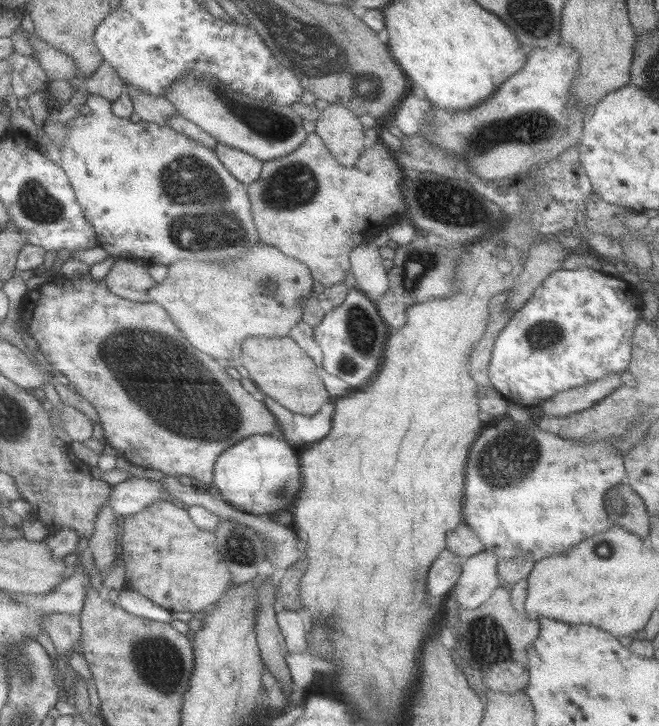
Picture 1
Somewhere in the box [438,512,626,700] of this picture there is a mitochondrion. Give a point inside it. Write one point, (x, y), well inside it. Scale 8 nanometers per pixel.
(481, 638)

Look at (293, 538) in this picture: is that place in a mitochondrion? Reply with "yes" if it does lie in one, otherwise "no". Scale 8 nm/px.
no

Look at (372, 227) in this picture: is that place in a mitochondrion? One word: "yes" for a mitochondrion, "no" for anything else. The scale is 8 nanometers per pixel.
no

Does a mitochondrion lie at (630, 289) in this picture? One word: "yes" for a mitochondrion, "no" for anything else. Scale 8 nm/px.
no

